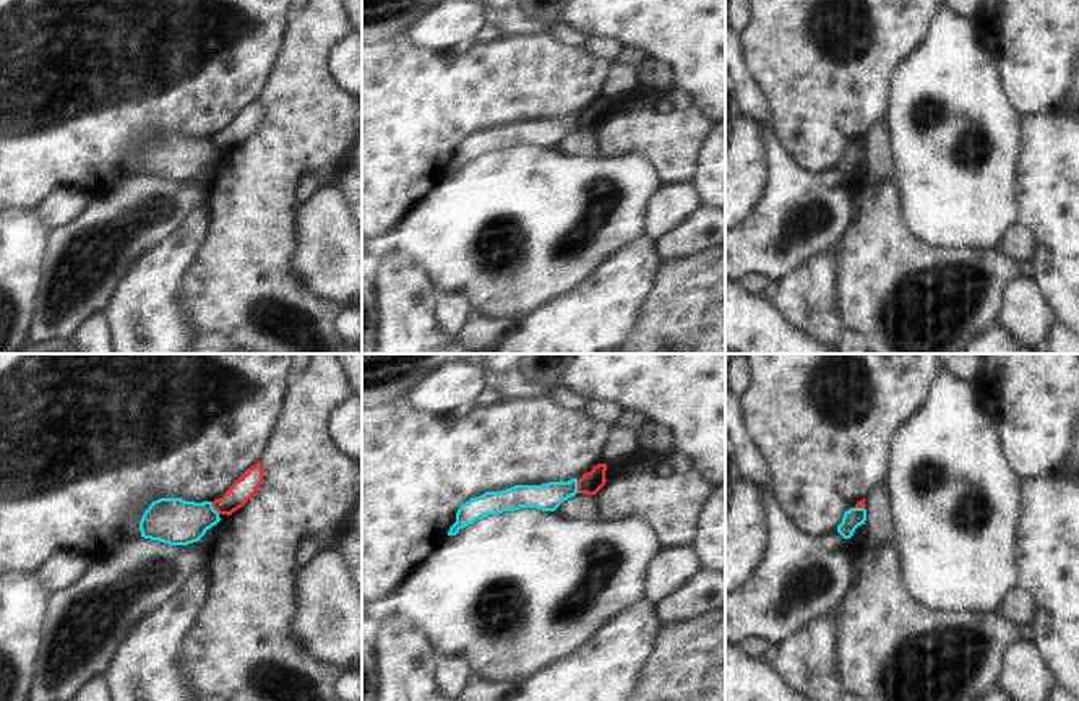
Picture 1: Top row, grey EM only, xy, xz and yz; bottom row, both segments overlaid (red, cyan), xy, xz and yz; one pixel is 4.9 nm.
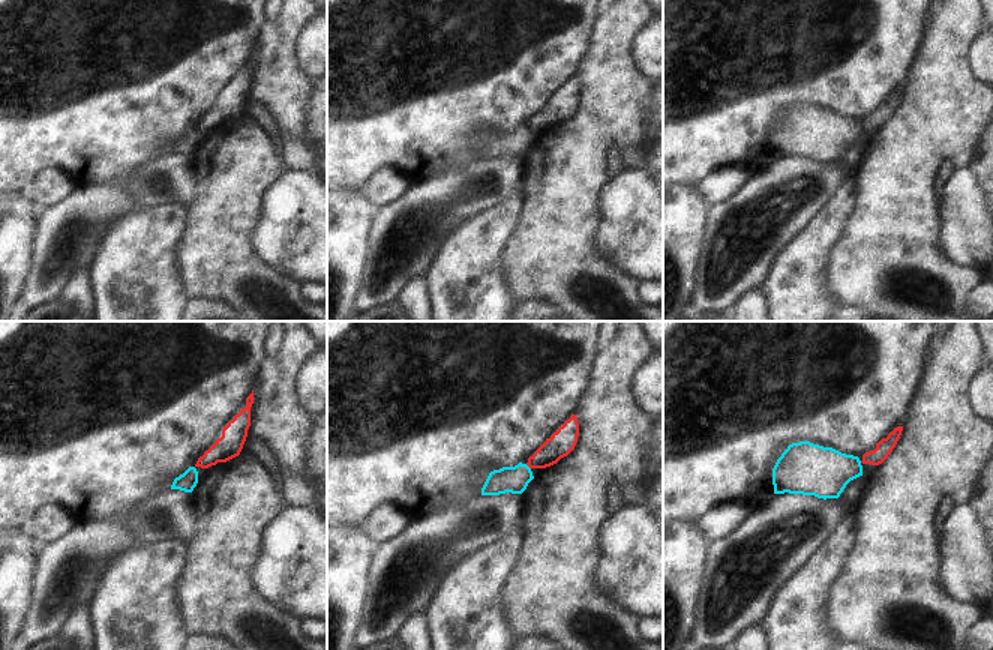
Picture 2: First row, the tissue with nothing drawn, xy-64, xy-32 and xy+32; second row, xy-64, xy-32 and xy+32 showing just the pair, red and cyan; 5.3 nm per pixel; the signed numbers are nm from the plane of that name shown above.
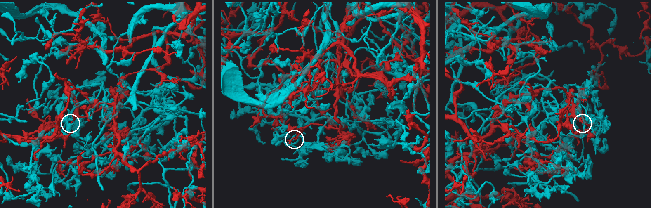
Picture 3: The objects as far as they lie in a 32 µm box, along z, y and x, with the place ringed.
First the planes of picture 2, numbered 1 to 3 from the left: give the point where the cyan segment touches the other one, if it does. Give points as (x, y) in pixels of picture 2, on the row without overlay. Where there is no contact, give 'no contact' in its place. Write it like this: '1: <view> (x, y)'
1: no contact
2: xy-32 (528, 129)
3: no contact

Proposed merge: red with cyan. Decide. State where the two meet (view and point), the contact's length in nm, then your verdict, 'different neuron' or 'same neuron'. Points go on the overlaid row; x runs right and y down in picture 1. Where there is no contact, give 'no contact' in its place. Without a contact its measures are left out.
meets red in xy at (214, 508); contact 80 nm long; different neuron

